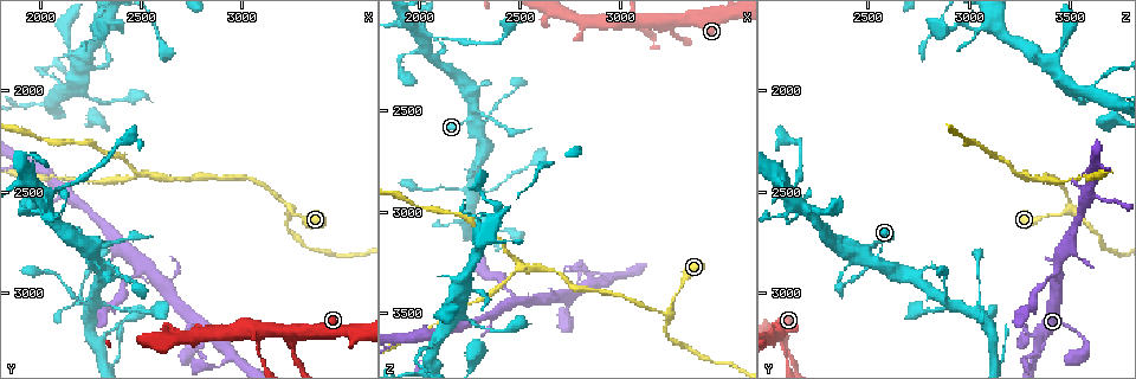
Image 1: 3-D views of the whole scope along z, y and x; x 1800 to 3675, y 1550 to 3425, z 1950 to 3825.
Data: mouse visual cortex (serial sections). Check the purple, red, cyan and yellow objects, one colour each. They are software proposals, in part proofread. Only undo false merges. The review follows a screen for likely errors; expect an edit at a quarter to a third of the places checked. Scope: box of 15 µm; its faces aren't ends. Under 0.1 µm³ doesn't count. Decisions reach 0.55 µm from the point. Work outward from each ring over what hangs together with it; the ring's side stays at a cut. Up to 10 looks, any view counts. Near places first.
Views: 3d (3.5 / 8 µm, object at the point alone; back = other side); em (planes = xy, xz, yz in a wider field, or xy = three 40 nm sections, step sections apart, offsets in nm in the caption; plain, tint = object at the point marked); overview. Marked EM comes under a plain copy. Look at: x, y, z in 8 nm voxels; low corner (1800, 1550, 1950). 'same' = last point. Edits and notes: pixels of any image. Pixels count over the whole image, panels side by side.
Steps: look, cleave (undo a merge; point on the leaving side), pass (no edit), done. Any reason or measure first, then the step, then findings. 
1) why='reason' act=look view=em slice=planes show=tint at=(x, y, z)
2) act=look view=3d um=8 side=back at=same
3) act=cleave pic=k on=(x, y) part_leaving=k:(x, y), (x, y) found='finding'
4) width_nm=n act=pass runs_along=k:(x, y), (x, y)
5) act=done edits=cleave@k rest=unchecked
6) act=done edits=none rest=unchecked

why='sudden change in width' act=look view=3d um=3.5 at=(2260, 2840, 2540)

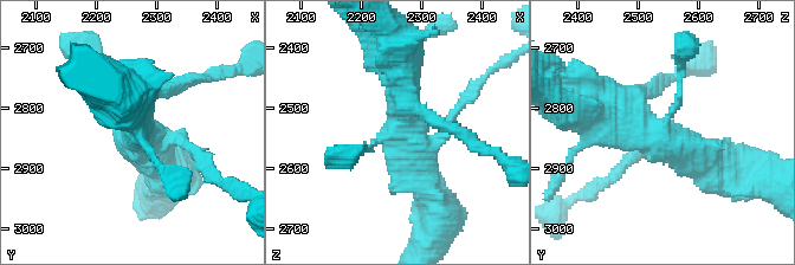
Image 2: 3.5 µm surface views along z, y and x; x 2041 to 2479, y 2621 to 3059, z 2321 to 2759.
why='now the EM' act=look view=em slice=xy step=2 show=tint at=(2265, 2845, 2530)

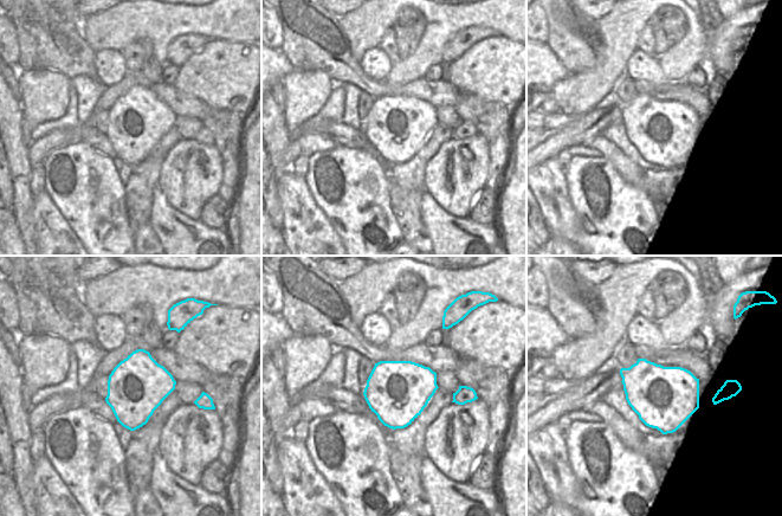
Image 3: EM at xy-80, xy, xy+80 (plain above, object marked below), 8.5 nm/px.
width_nm=500 act=pass runs_along=2:(356, 152), (404, 124), (396, 58) found='all the same cell'

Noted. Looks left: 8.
why='abrupt turn' act=look view=3d um=8 at=(2260, 3040, 2890)

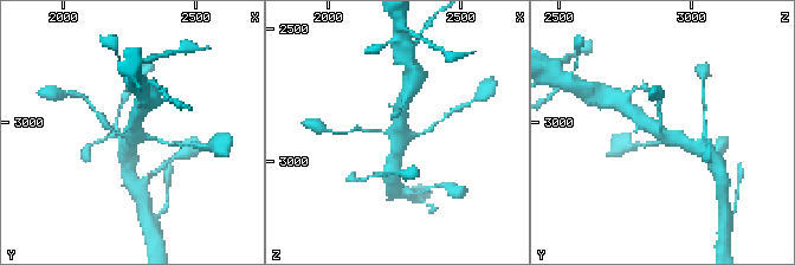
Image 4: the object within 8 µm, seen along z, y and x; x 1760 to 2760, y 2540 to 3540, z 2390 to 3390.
act=look view=3d um=3.5 at=(2270, 3040, 2880)

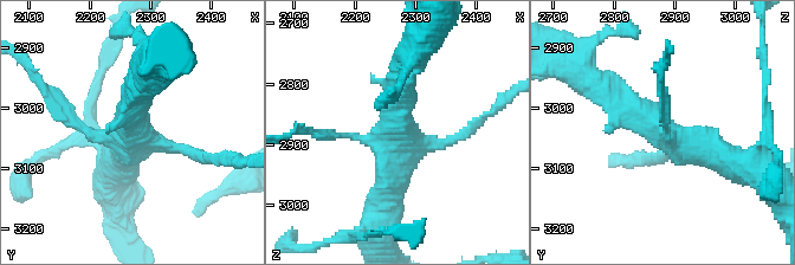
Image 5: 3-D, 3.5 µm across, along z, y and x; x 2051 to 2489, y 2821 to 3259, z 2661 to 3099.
arms=4 arm_widths_nm=100,150,350,400 act=look view=em slice=xy step=3 show=tint at=(2270, 3040, 2885)

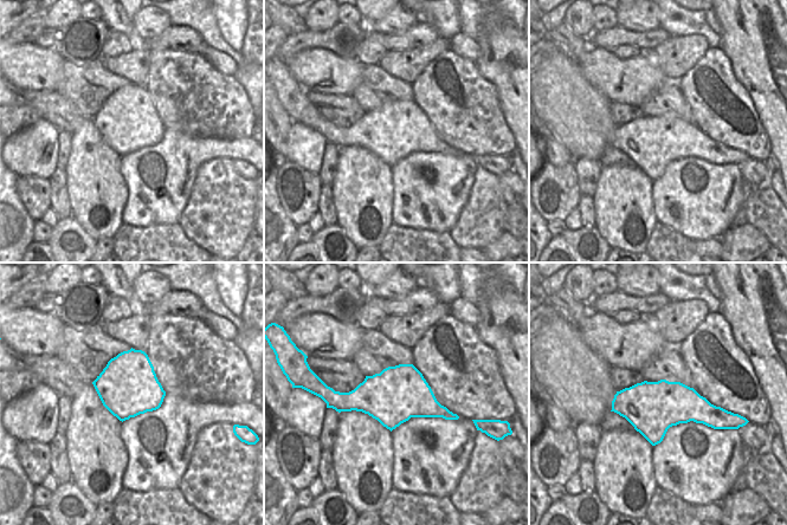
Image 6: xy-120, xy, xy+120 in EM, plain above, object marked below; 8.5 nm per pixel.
act=pass found='continuous, no second cell'

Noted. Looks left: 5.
why='three-way junction' act=look view=3d um=8 side=back at=(3240, 2590, 3500)

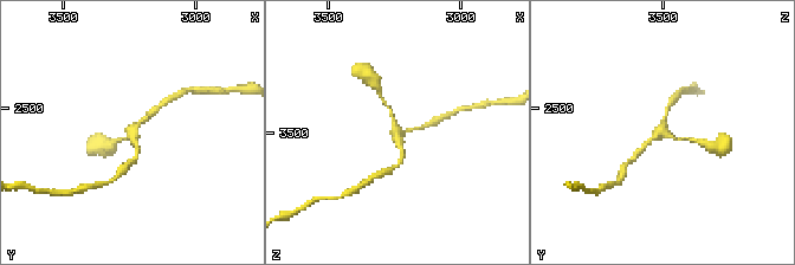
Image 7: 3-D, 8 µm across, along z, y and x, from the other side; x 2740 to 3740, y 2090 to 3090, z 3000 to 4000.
arms=3 arm_widths_nm=150,150,150 why='shape alone is not enough' act=look view=em slice=xy step=5 show=tint at=(3230, 2580, 3510)

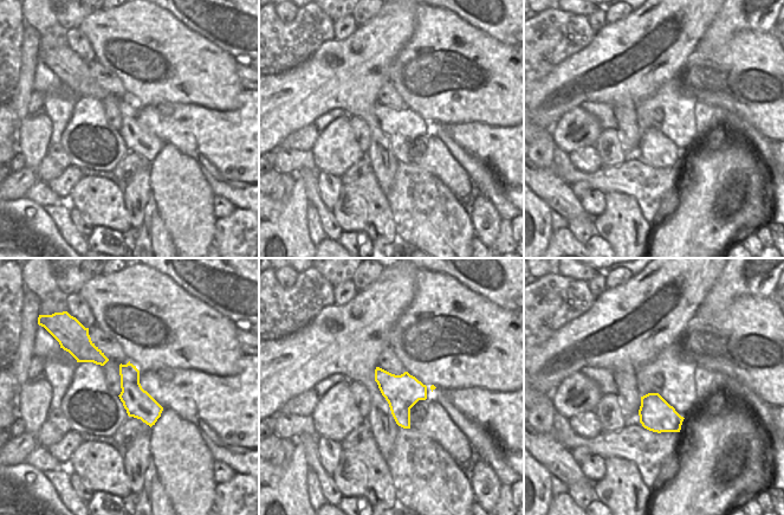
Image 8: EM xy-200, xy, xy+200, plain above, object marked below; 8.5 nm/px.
act=pass runs_along=7:(120, 140), (128, 139), (160, 107) found='one cell here'

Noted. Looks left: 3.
act=look view=3d um=3.5 side=back at=(2530, 2420, 3290)

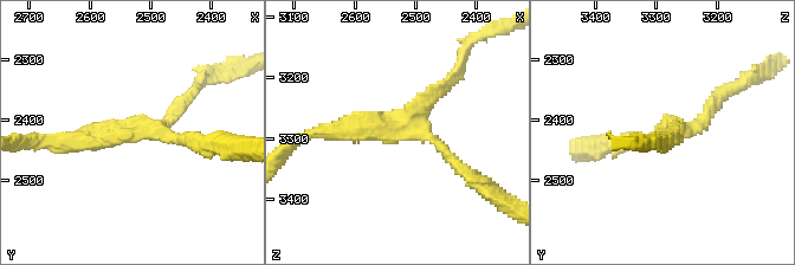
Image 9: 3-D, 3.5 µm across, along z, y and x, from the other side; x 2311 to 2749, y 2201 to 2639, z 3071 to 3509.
why='now the EM' act=look view=em slice=planes show=tint at=(2525, 2415, 3280)

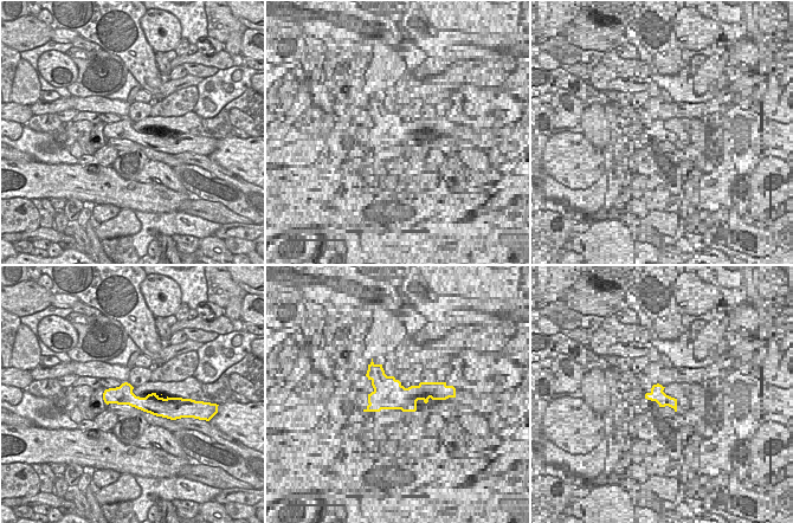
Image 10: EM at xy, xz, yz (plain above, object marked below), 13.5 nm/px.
arm_widths_nm=150,200,250 act=pass runs_along=9:(322, 130), (398, 128), (452, 76) found='all the same cell'

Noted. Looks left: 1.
act=done edits=none rest=unchecked

